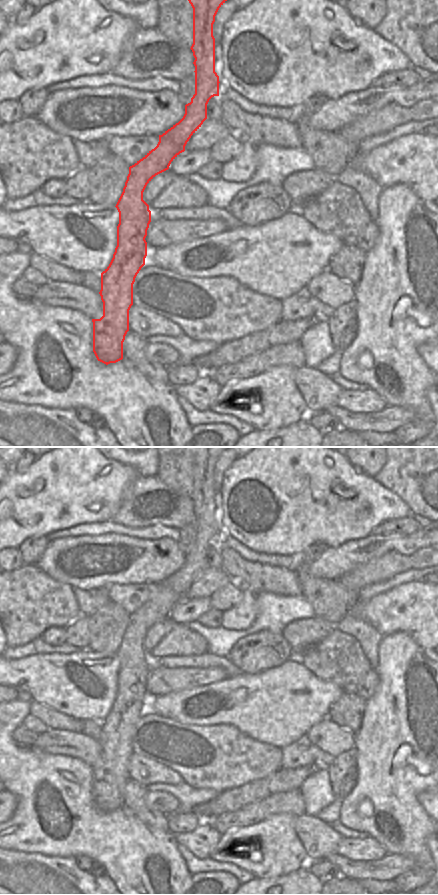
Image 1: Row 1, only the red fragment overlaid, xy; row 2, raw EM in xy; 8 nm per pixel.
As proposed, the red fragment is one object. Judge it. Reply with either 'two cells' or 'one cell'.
one cell

